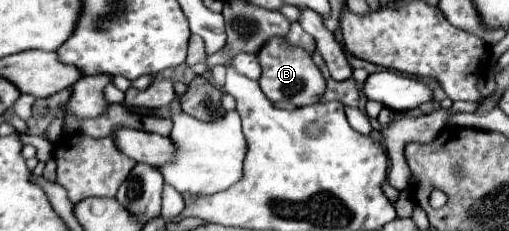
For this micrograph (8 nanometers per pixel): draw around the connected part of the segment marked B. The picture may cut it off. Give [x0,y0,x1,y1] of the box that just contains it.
[258,38,326,106]

